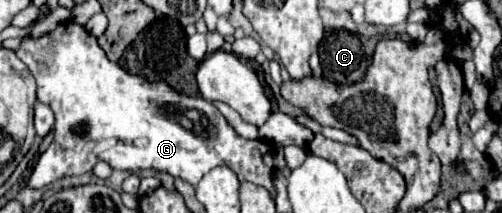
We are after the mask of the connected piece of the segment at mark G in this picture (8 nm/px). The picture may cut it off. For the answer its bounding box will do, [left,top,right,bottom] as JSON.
[16,20,274,196]

